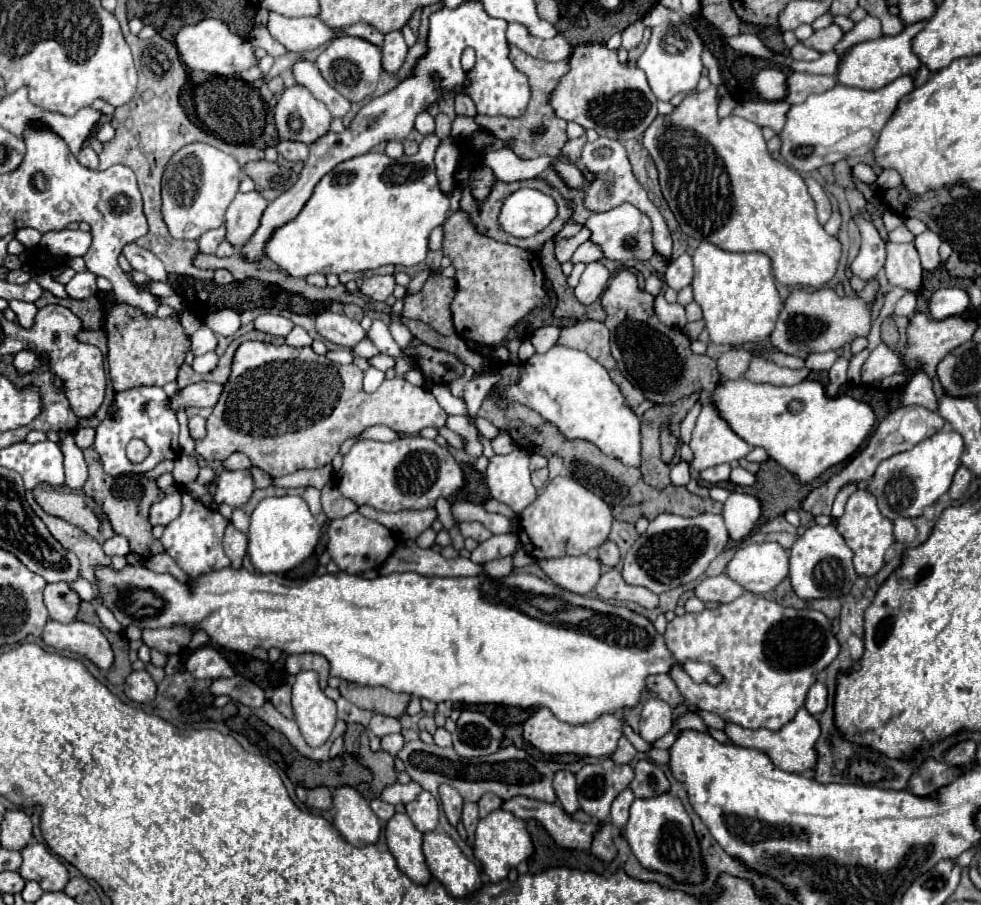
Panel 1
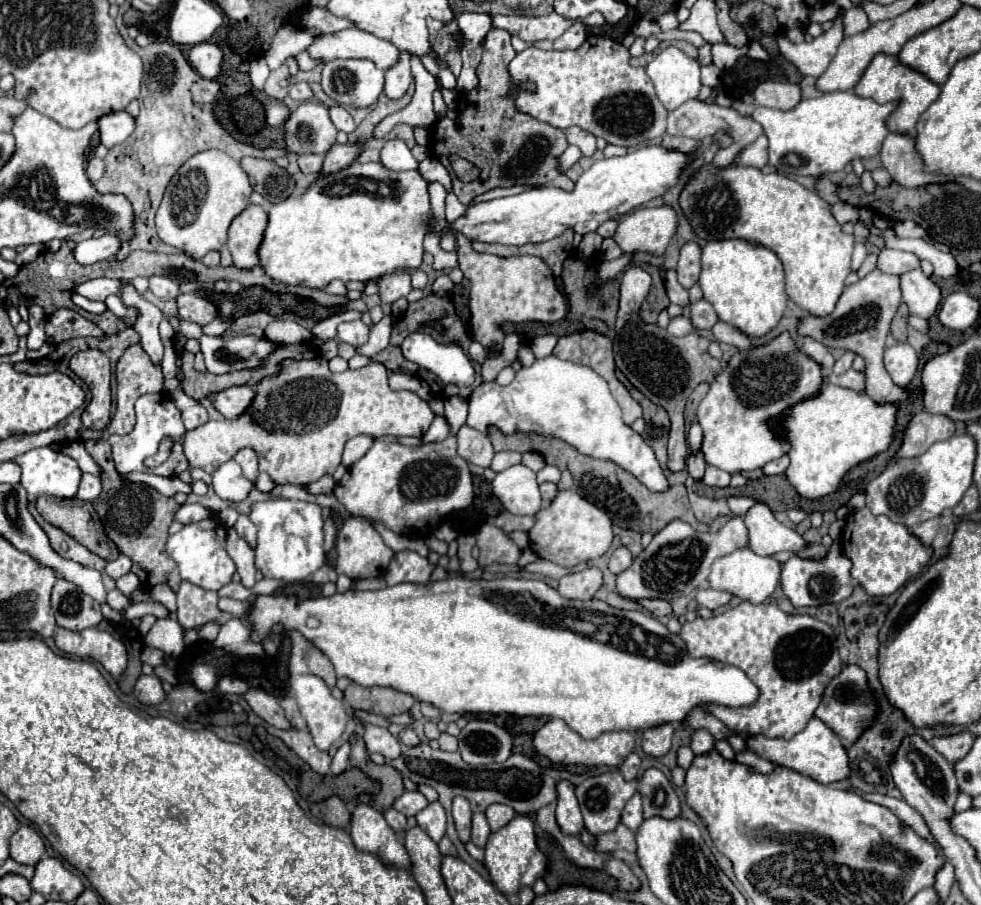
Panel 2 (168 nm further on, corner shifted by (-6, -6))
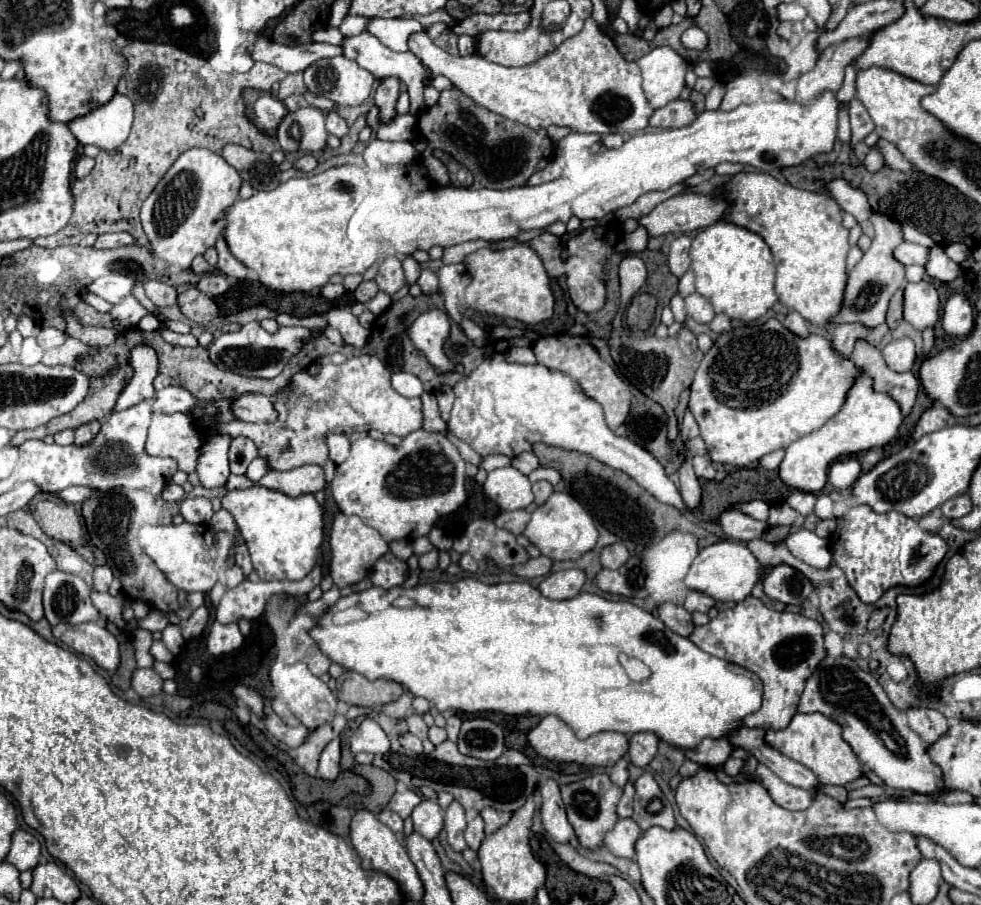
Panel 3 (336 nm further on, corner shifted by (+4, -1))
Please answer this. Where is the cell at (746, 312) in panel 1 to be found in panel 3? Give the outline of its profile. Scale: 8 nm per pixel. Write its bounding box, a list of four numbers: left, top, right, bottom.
[690,220,776,322]

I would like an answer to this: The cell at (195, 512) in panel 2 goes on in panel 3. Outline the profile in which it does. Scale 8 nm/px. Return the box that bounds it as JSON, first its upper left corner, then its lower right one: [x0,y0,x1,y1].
[180,498,214,524]

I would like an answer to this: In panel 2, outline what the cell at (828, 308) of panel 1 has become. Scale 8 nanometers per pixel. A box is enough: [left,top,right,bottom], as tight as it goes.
[798,269,918,403]

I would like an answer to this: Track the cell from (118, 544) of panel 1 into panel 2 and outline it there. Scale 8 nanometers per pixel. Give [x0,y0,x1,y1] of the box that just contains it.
[106,555,132,581]

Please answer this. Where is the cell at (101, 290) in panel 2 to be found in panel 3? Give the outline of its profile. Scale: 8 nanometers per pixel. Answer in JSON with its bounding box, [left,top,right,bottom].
[86,274,134,304]

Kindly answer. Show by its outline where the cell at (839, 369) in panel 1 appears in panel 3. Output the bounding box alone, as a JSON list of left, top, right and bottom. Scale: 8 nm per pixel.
[832,324,864,358]

